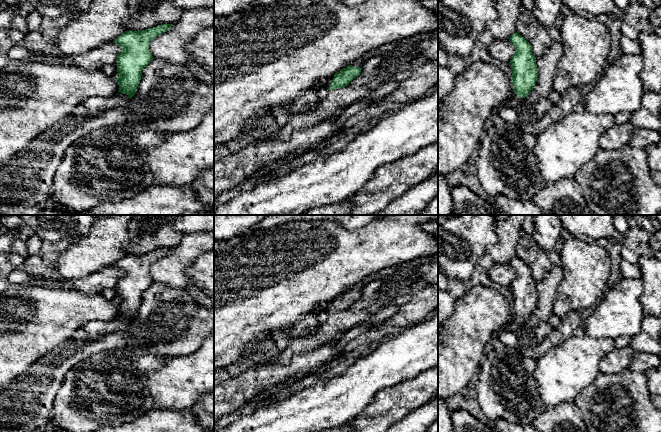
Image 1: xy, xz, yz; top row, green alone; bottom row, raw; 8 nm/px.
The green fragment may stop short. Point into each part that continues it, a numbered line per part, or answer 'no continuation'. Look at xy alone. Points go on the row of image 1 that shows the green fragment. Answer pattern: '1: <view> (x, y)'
1: xy (94, 106)

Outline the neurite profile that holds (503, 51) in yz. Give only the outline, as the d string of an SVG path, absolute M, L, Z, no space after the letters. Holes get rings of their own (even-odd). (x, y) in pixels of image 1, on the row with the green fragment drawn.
M494 39L492 43L487 46L487 50L495 60L505 63L509 63L515 53L515 47L509 40L501 41Z

